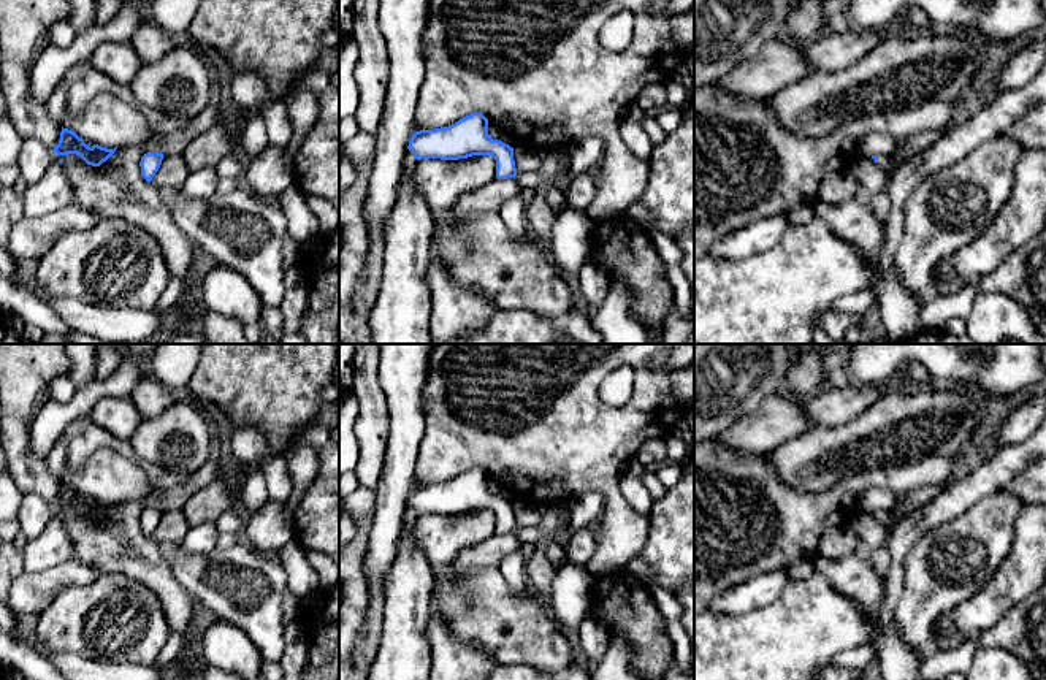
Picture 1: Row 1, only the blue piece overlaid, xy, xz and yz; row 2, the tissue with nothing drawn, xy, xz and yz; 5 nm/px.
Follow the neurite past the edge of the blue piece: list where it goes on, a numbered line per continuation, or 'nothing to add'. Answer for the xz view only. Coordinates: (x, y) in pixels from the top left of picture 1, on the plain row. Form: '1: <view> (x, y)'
nothing to add

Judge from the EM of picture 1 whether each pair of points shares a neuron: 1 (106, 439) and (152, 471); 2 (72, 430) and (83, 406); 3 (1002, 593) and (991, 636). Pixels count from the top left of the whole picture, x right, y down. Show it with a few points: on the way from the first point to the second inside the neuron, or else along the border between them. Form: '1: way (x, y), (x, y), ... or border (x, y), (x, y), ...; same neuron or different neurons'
1: way (118, 444), (141, 463); same neuron
2: border (89, 412), (76, 417), (53, 447); different neurons
3: border (1021, 601), (992, 626), (972, 639); different neurons

